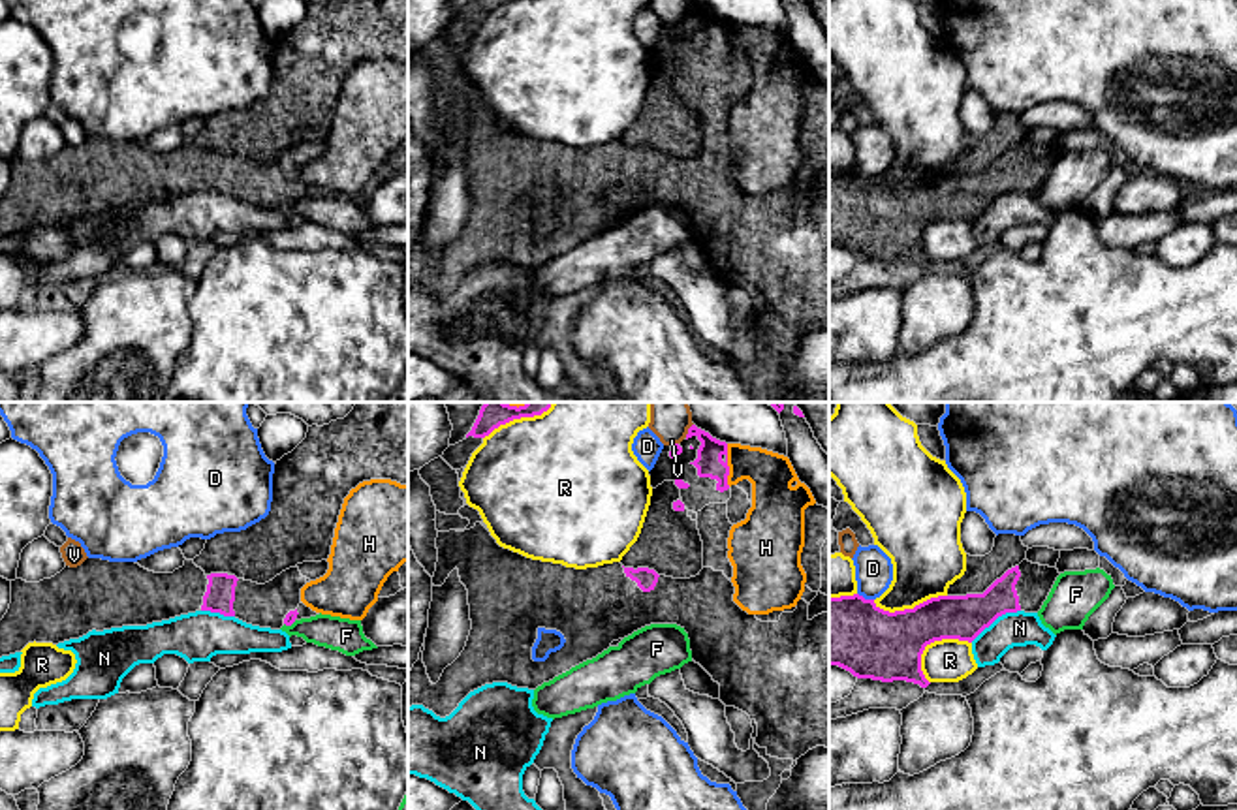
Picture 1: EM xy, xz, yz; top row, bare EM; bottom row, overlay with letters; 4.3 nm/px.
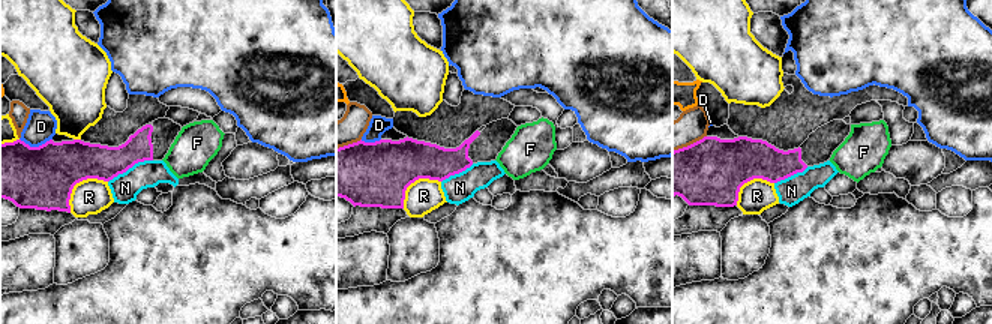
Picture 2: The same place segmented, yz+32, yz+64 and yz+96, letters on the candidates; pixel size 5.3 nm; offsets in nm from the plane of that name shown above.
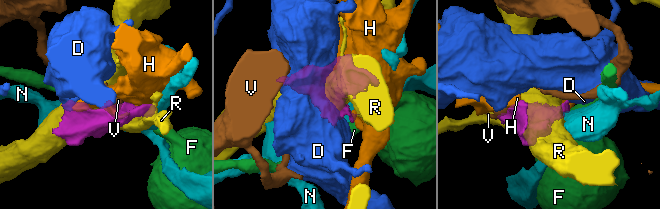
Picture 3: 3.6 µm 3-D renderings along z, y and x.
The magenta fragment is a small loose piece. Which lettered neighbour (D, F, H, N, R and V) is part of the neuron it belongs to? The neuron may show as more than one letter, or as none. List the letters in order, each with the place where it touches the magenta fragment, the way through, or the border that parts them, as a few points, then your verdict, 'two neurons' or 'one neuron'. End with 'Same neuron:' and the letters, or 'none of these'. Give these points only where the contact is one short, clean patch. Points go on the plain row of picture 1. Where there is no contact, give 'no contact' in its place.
D: contact yz (863, 177); border yz (858, 171), (873, 179); two neurons
F: contact xy (290, 203); border xy (296, 200), (284, 203); two neurons
H: contact xz (726, 44); two neurons
N: contact yz (995, 198); two neurons
R: contact yz (933, 220); two neurons
V: contact xz (688, 10); two neurons
Same neuron: none of these

